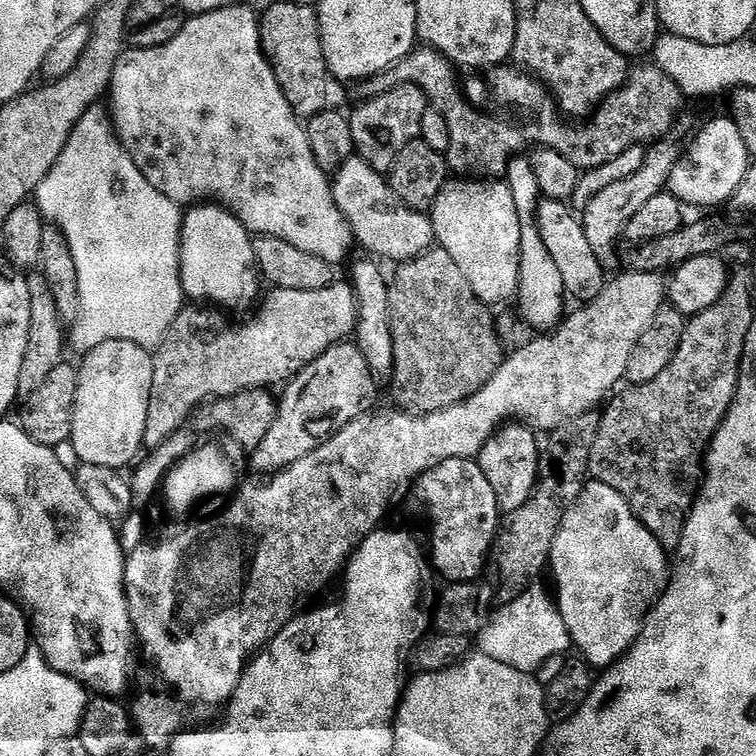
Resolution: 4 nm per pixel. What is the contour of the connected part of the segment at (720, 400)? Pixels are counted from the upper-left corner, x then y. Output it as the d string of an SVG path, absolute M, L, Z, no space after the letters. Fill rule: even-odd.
M729 279L728 288L718 302L685 323L681 341L665 372L644 385L629 387L629 392L617 391L600 412L598 434L594 446L590 446L588 475L610 486L610 490L618 490L638 522L642 522L666 550L675 550L682 542L688 515L704 479L708 447L736 397L746 334L750 334L754 322L748 312L753 307L751 286L744 280Z

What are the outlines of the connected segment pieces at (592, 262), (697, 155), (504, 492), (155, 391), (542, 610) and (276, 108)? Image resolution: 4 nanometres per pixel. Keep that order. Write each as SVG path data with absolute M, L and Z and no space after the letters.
M543 199L537 207L537 226L541 240L562 278L565 293L571 299L580 300L578 302L593 300L604 288L606 275L602 272L601 261L590 250L583 223L573 209L565 201Z
M730 118L712 120L696 136L689 148L683 149L680 161L668 179L667 191L680 199L681 205L688 204L724 204L735 197L738 186L747 176L750 157L738 126Z
M508 422L498 427L482 446L478 462L482 466L482 474L486 474L494 489L494 498L498 498L501 513L518 510L518 506L525 504L534 490L542 447L535 435L537 433L523 422Z
M333 282L322 290L286 290L273 287L264 305L256 312L252 322L230 332L211 332L200 320L187 320L181 314L166 330L162 342L152 352L154 378L150 386L150 410L146 418L144 448L151 450L162 446L166 438L187 425L193 412L205 404L236 396L240 392L268 390L271 384L287 385L314 358L318 358L330 346L347 341L356 331L356 300L347 283Z
M534 583L521 594L518 598L505 603L502 610L497 609L489 622L484 625L483 630L477 633L476 642L478 642L479 653L496 662L505 663L519 672L532 674L540 668L541 662L546 658L565 655L567 649L573 645L569 637L569 631L566 630L565 620L562 618L559 607L547 592L541 587L541 583Z
M234 2L225 8L192 14L183 21L181 29L164 45L157 48L133 48L125 50L114 66L114 74L110 85L110 119L116 130L117 138L124 144L124 149L134 158L138 170L170 202L178 206L192 206L197 202L215 202L221 208L227 208L232 215L237 216L242 226L256 236L273 236L282 238L282 242L290 242L290 246L298 246L306 254L320 256L329 262L337 262L348 252L348 247L353 247L352 232L348 223L344 221L336 203L332 198L329 173L323 172L310 150L310 142L305 125L301 123L290 102L282 94L278 86L278 78L272 69L272 63L264 55L264 47L260 45L260 16L252 8L240 2Z

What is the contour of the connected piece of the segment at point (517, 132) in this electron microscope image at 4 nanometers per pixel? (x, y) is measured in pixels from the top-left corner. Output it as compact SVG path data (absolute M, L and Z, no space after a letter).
M427 46L417 47L393 68L372 77L370 92L372 96L381 96L400 84L413 84L422 89L429 105L446 118L446 126L450 130L450 146L446 153L449 173L478 181L501 179L507 173L509 160L533 146L552 148L579 170L604 166L631 147L648 146L665 139L671 133L668 131L680 107L686 103L679 86L664 76L660 69L655 66L640 68L637 72L635 69L629 75L627 84L608 96L596 109L594 119L588 122L593 124L580 130L570 130L556 121L558 109L540 81L515 67L508 67L497 66L490 72L490 100L492 104L496 103L493 116L483 116L483 111L468 103L458 89L458 80L456 84L457 69L452 61Z

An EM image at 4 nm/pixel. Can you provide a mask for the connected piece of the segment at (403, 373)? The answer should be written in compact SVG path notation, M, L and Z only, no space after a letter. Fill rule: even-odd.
M433 246L428 251L422 253L421 256L415 256L412 260L403 261L397 268L400 269L397 270L396 277L391 277L388 285L388 321L392 327L392 341L394 342L394 366L390 373L390 381L392 380L392 400L396 403L393 405L397 409L409 414L419 414L442 410L446 406L454 406L458 402L470 399L478 390L482 390L482 386L486 386L486 382L490 382L490 378L494 378L494 374L498 370L502 359L500 340L496 337L496 332L492 329L491 322L488 321L489 309L481 304L478 297L475 296L474 290L467 284L461 271L458 270L457 263L454 262L454 259L444 248Z

